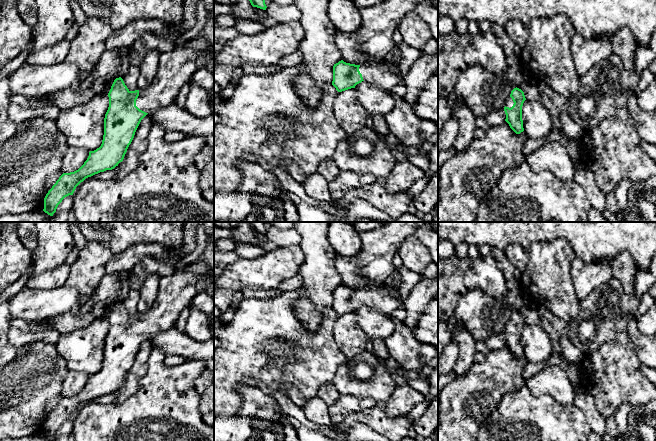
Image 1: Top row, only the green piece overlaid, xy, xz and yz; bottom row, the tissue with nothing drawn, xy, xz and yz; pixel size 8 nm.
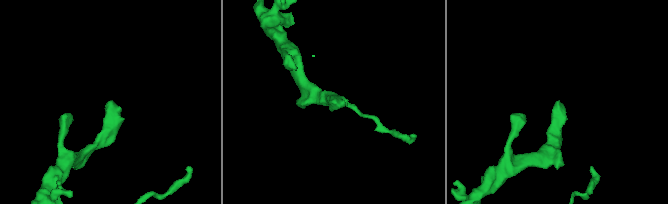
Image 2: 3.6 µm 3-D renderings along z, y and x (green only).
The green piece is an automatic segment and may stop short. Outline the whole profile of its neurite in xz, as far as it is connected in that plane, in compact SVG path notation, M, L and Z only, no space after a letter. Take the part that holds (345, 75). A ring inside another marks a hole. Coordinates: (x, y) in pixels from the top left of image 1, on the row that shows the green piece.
M341 60L334 64L332 85L338 92L355 88L362 81L391 90L403 84L403 76L393 73L384 62L355 65Z

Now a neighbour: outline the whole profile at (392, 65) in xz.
M384 58L376 60L375 62L384 62L393 73L403 76L399 65L395 61L388 61Z

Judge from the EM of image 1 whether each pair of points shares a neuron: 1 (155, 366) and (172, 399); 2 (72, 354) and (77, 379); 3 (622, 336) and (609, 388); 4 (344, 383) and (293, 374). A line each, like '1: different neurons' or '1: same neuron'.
1: same neuron
2: different neurons
3: same neuron
4: different neurons

